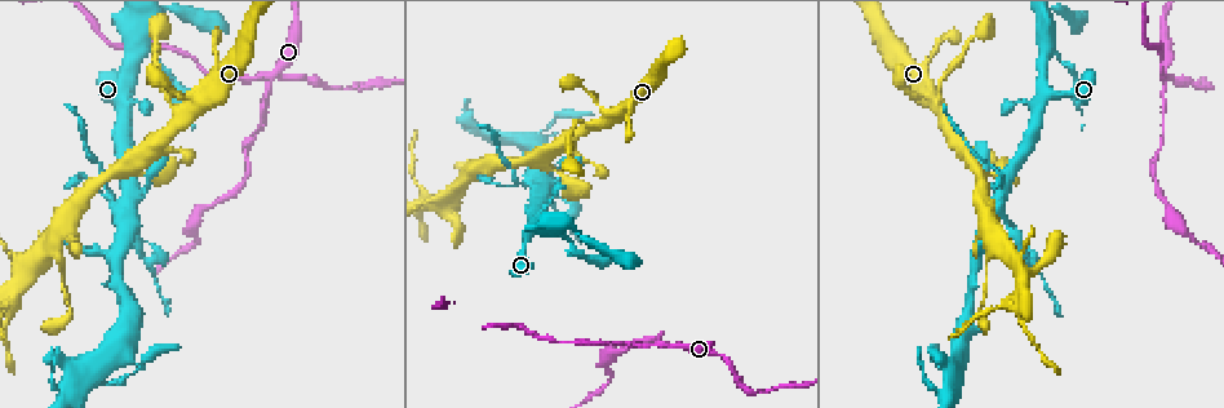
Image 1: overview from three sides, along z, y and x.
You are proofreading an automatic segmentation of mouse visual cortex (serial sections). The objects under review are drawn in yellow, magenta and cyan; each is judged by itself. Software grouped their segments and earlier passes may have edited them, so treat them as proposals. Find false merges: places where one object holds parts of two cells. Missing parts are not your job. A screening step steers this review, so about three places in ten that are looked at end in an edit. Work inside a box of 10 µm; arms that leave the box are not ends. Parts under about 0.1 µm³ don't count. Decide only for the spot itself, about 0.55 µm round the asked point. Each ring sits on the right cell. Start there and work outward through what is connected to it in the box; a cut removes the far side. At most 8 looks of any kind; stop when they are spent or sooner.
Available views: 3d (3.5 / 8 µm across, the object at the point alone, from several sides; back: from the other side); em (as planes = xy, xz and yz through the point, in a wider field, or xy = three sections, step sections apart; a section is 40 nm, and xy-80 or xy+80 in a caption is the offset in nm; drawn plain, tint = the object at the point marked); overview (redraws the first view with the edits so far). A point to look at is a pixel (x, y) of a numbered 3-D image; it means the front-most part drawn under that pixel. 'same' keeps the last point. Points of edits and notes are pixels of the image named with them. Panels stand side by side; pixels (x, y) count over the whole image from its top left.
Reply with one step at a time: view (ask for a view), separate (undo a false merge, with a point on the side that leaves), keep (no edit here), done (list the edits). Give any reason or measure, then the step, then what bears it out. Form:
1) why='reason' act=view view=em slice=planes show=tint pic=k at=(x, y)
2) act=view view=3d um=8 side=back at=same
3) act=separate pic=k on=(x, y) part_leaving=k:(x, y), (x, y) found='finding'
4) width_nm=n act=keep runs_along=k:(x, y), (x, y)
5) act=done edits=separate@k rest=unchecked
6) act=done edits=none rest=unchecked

why='three-way junction' act=view view=3d um=3.5 pic=1 at=(1040, 104)

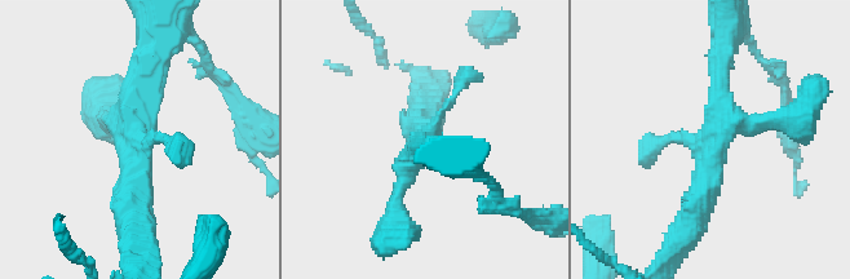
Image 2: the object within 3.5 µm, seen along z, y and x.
act=view view=em slice=xy step=1 show=tint pic=2 at=(128, 139)

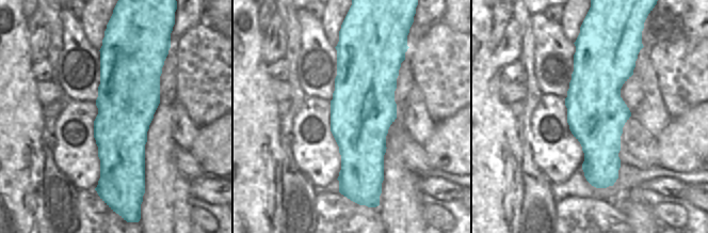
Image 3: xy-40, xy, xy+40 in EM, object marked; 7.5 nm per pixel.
act=keep found='continuous, no second cell'

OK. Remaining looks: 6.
act=view view=3d um=3.5 pic=1 at=(1164, 81)

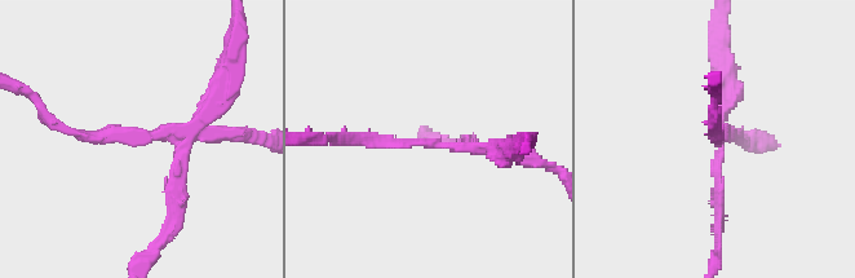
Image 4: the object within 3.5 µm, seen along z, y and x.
act=view view=em slice=planes show=tint pic=4 at=(153, 134)

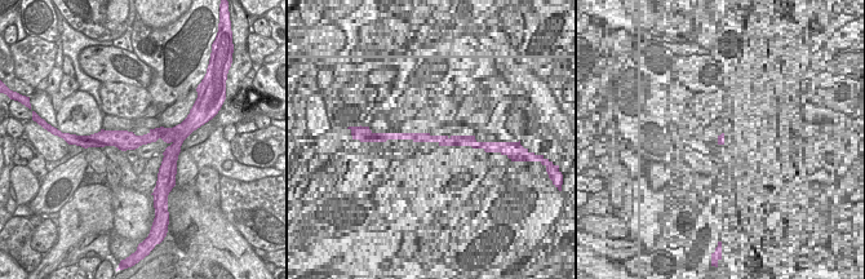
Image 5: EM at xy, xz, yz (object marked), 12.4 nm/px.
arms=3 arm_widths_nm=100,150,250 act=separate pic=4 on=(543, 163) found='two cells meet here'

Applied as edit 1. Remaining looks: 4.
act=view view=overview

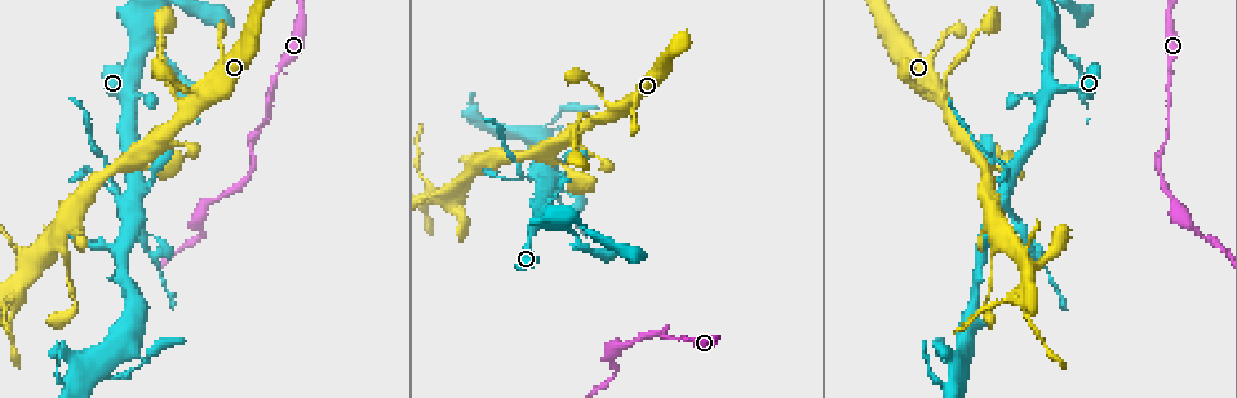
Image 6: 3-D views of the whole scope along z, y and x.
why='sharp bend' act=view view=3d um=3.5 pic=6 at=(200, 105)

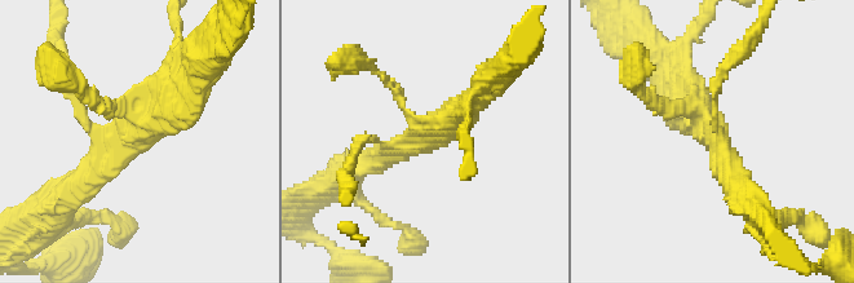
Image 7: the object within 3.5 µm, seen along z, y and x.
act=view view=em slice=xy step=2 show=tint pic=7 at=(132, 138)

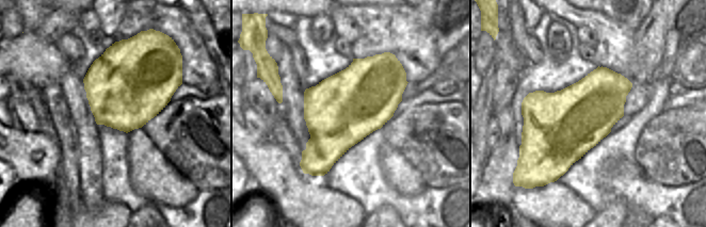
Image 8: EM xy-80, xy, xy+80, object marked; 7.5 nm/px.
act=keep found='continuous, no second cell'

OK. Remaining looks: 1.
act=done edits=separate@4 rest=unchecked

